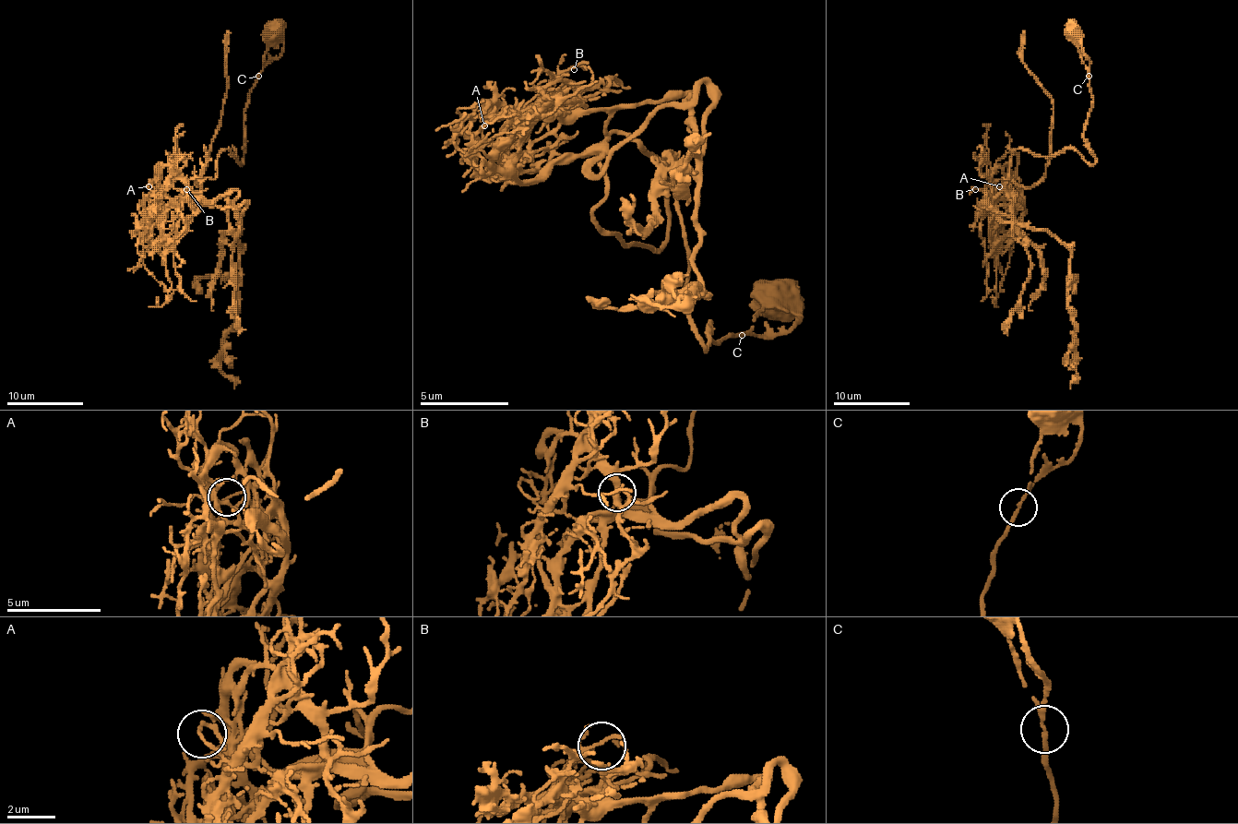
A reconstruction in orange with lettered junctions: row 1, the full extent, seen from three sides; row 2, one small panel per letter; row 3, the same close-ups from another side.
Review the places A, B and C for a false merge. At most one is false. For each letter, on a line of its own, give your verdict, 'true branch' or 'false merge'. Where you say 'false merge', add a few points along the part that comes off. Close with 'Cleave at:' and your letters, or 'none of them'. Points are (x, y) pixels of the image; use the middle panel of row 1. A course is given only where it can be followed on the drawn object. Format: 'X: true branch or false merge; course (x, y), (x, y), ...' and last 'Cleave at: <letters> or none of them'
A: false merge; course (485, 126), (503, 167), (539, 180), (618, 149), (703, 82), (712, 104), (681, 197), (712, 131)
B: true branch
C: true branch
Cleave at: A

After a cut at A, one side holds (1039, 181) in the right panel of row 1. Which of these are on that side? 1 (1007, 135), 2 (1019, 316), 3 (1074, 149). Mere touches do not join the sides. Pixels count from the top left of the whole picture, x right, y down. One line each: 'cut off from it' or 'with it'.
1: with it
2: with it
3: cut off from it

